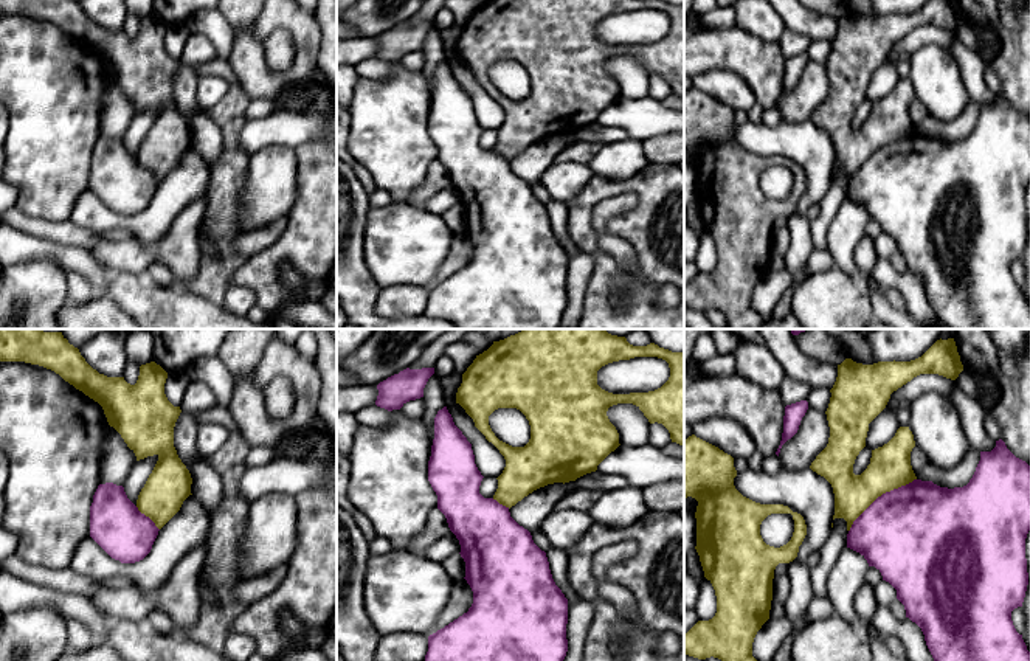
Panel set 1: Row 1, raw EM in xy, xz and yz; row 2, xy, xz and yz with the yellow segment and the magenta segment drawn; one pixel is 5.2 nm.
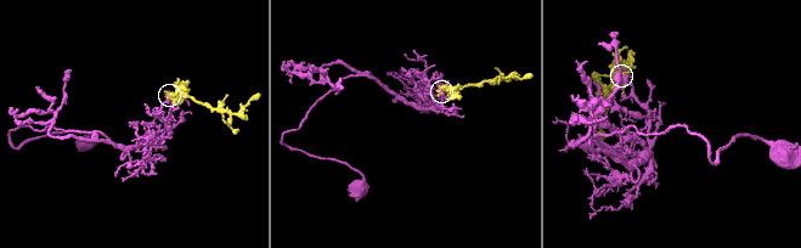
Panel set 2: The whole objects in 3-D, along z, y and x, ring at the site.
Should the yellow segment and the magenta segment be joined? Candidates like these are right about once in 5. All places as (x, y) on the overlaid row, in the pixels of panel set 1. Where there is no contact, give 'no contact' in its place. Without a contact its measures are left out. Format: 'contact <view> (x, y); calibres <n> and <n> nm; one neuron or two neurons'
contact yz (880, 495); calibres 220 and 480 nm; two neurons

